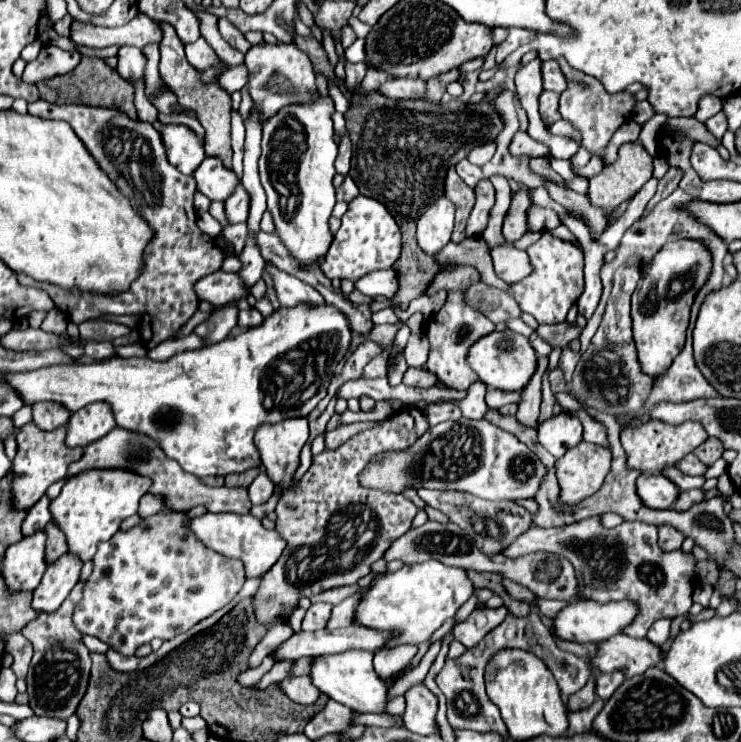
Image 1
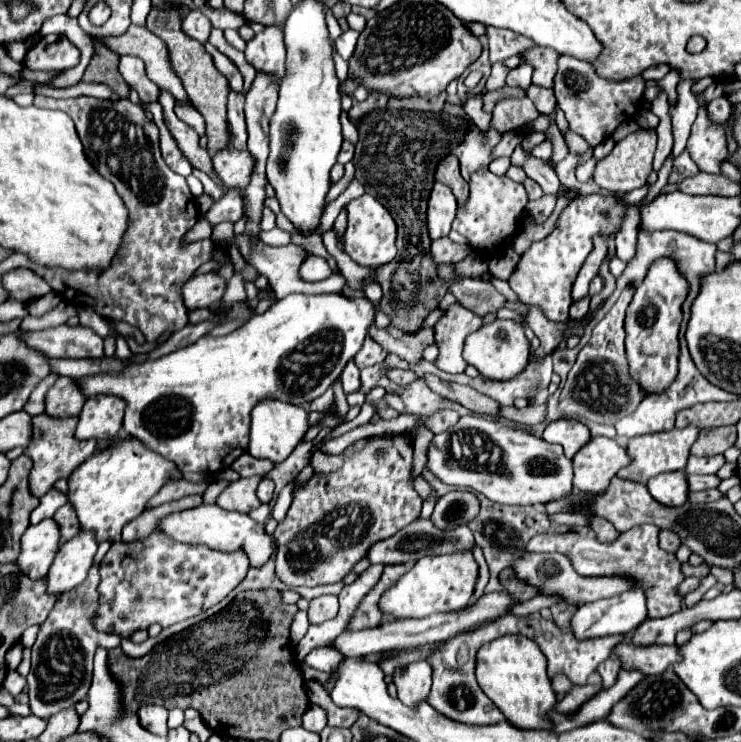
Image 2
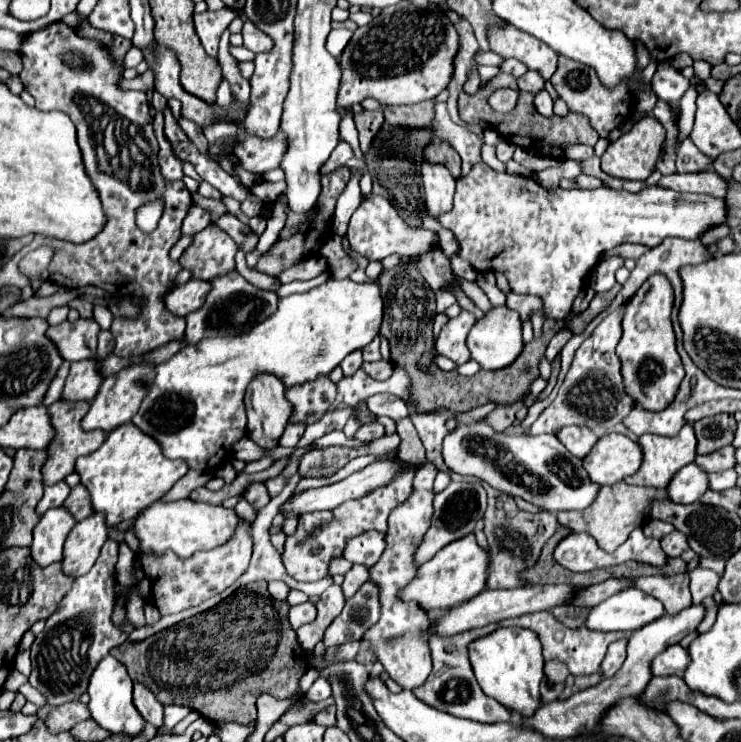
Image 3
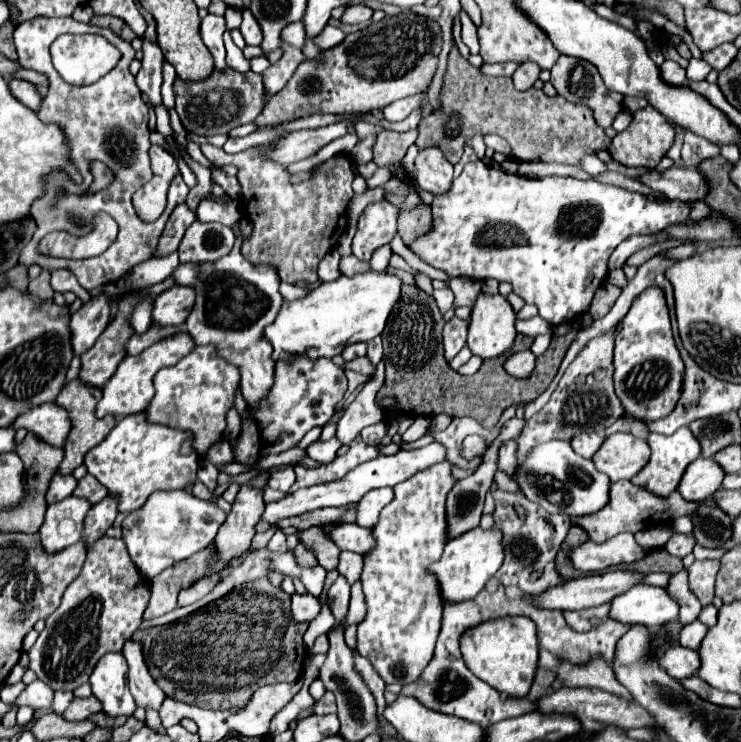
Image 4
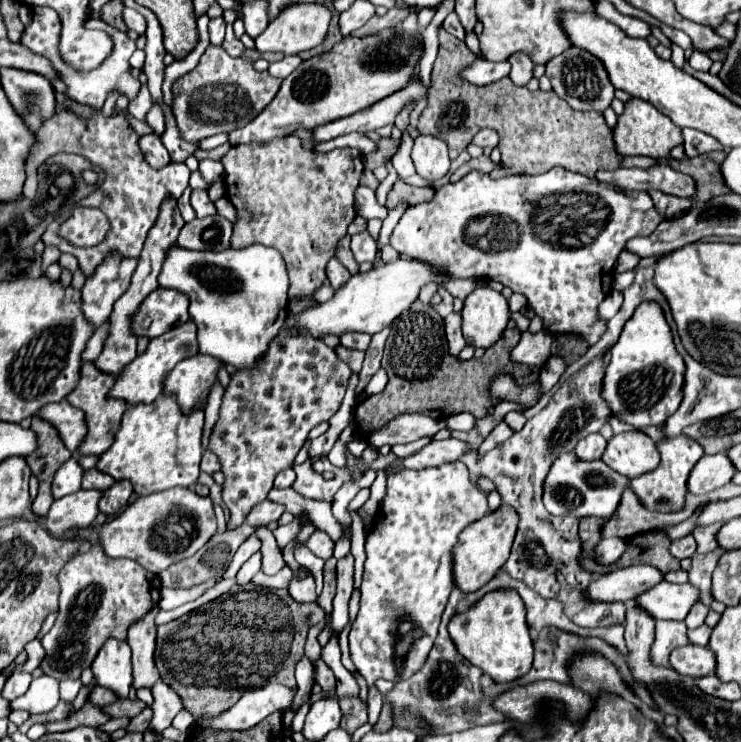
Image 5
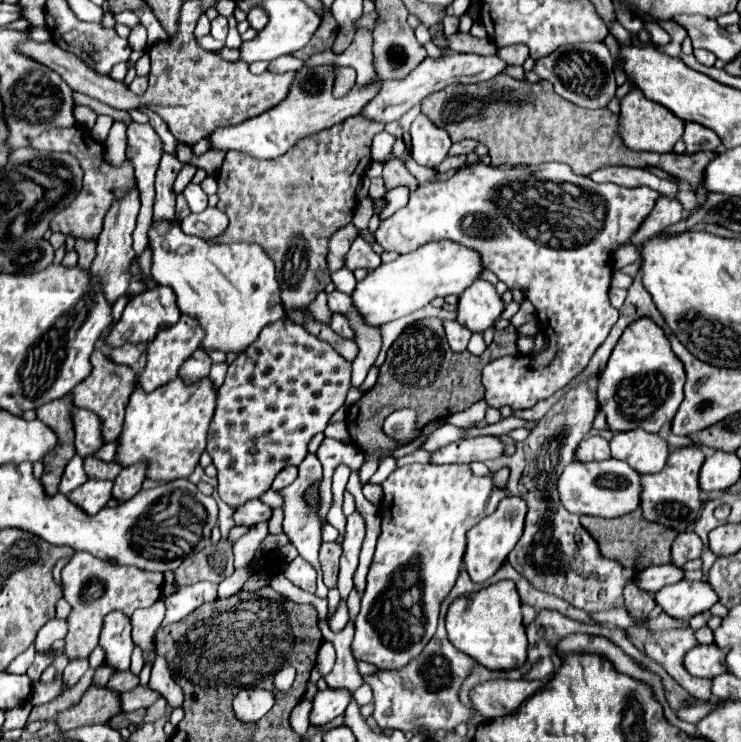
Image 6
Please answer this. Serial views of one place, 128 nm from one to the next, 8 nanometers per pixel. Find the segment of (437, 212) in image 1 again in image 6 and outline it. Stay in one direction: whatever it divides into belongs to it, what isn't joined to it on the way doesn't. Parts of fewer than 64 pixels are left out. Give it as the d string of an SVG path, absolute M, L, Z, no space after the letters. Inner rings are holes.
M420 114L412 128L412 158L426 168L438 168L446 158L452 142L446 130L434 126L424 114Z

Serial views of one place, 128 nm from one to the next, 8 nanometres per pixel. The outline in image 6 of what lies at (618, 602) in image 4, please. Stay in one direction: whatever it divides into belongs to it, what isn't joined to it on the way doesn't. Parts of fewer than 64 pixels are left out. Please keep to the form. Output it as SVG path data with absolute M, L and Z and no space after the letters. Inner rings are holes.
M682 580L680 584L672 584L656 592L654 600L668 616L678 620L690 620L692 616L710 610L718 596L708 582Z

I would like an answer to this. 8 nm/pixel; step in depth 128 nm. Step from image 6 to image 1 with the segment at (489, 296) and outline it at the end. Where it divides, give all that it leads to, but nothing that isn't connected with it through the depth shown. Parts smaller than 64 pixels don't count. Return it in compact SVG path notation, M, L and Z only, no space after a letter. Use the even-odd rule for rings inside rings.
M512 330L504 332L492 332L478 340L468 354L468 364L470 368L478 374L478 380L486 384L488 388L512 392L512 390L524 390L530 378L536 372L536 352L530 346L530 340L522 334L514 334Z

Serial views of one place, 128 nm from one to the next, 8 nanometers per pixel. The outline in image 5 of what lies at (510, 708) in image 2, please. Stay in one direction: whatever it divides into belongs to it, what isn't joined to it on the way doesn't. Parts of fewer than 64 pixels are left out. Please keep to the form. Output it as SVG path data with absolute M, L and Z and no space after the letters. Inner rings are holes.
M514 590L488 592L468 612L456 614L448 624L450 638L466 660L478 666L494 682L512 682L528 674L532 668L532 638L526 622L526 608Z

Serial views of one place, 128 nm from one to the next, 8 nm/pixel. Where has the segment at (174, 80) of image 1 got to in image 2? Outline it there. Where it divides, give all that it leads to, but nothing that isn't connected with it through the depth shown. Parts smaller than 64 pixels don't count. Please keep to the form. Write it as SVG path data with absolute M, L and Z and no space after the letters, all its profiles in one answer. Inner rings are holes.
M152 10L146 20L146 28L160 36L166 42L168 56L172 70L182 80L182 86L188 94L188 102L204 116L206 120L206 136L208 136L208 152L220 152L230 148L230 130L228 130L228 118L226 118L226 98L228 98L228 80L216 70L212 64L210 54L204 50L202 44L196 44L196 40L188 38L180 28L180 12L174 10Z

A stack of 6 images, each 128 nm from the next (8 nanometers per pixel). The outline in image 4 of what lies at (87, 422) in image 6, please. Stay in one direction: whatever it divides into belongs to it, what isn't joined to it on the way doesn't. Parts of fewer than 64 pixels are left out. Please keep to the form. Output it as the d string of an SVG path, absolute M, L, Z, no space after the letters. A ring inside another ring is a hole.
M40 404L40 408L32 408L32 412L24 412L24 416L18 416L10 428L24 428L26 432L32 432L38 440L62 448L70 432L70 420L64 408L56 404Z

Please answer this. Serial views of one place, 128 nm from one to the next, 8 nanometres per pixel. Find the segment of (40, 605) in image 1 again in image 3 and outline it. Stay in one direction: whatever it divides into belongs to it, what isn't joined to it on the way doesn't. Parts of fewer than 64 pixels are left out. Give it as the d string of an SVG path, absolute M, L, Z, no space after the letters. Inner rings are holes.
M92 514L88 516L84 522L78 522L72 532L68 534L68 540L64 544L64 558L62 558L62 572L66 576L84 576L96 562L98 554L100 554L100 548L102 544L108 540L108 528L106 528L106 522L104 522L104 516L102 514Z

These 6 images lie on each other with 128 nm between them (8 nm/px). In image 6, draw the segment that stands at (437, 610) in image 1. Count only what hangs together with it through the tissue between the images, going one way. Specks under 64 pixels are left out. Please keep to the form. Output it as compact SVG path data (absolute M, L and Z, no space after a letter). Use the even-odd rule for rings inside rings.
M506 496L500 500L498 508L492 512L492 516L486 516L468 532L468 544L464 552L464 568L472 582L486 582L506 560L508 552L516 546L516 540L520 540L524 530L524 516L526 516L526 504L522 498Z

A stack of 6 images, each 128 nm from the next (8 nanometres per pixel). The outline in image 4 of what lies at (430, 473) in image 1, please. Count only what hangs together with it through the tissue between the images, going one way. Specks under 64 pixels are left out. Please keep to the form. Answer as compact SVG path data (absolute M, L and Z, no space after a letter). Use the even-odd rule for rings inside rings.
M470 434L470 436L466 436L466 438L462 440L462 450L460 450L460 454L462 454L464 460L482 458L484 452L488 450L488 446L490 446L490 444L488 444L482 436L478 436L478 434ZM550 440L546 444L534 446L534 450L524 458L524 462L514 472L514 482L520 486L524 496L534 504L540 504L550 514L582 516L592 514L608 504L610 480L596 470L592 460L578 456L570 442Z

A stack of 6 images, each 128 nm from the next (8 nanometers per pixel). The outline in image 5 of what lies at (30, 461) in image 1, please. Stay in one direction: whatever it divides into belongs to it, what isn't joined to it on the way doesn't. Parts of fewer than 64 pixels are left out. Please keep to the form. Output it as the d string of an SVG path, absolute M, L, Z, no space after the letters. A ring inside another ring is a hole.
M86 362L86 364L82 364L82 370L80 370L80 384L76 384L76 388L66 396L66 400L74 408L80 408L84 412L84 420L86 420L86 428L88 428L88 432L86 432L78 452L76 452L76 458L82 458L82 456L88 456L88 454L100 456L102 452L106 452L106 448L114 440L114 434L120 428L120 420L122 420L122 414L126 410L126 402L108 398L108 390L112 388L114 380L116 380L114 376L98 372L92 362Z

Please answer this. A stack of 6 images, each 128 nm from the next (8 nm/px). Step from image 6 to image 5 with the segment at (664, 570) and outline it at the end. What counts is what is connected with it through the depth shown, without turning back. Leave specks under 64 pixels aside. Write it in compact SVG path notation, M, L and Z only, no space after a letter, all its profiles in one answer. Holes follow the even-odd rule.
M638 564L600 576L586 588L586 596L592 602L630 602L658 582L662 582L662 574L656 568Z

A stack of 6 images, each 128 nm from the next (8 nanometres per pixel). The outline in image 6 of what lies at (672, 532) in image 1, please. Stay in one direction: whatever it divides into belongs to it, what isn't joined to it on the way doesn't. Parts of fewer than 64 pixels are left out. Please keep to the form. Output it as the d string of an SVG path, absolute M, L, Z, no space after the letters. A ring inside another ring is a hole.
M686 530L686 532L680 532L672 544L672 562L676 566L682 566L686 564L688 560L694 560L694 558L700 558L702 554L702 540L692 532L692 530Z

